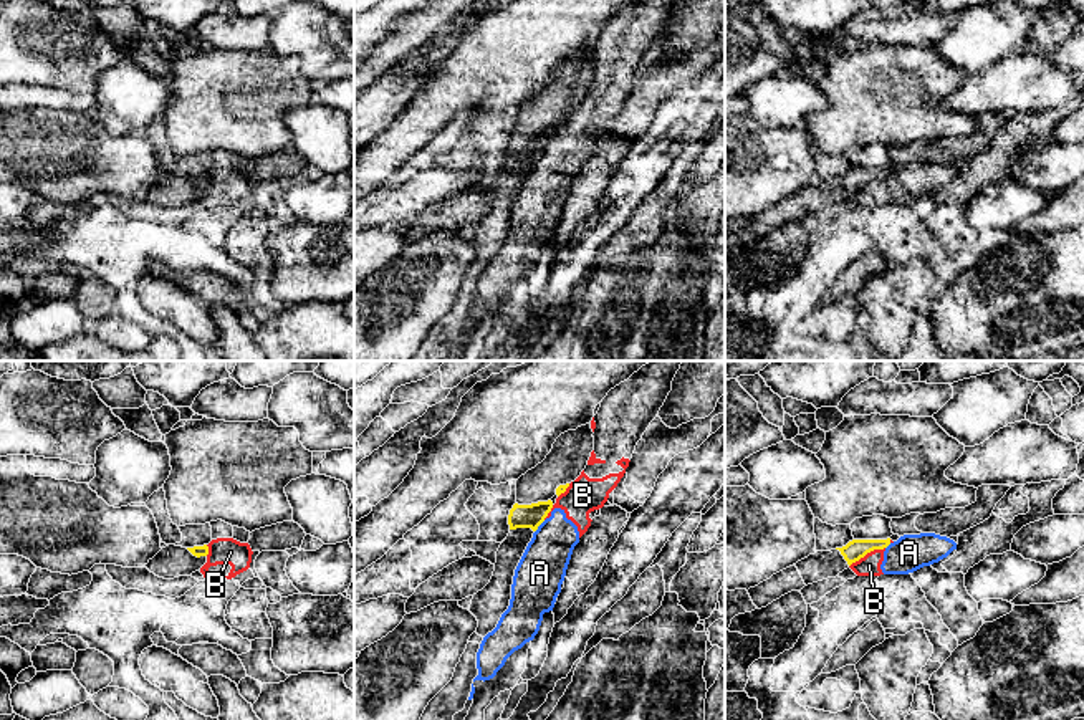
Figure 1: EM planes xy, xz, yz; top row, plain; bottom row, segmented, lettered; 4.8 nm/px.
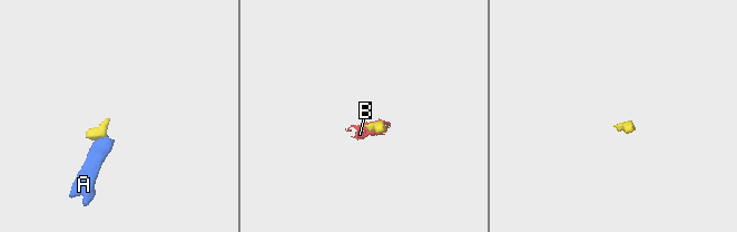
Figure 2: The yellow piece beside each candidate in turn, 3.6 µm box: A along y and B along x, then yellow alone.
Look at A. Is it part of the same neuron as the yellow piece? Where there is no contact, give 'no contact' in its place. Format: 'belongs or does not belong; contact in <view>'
does not belong; contact in xz

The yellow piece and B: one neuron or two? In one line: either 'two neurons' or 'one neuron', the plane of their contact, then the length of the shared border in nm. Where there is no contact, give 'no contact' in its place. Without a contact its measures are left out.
two neurons; contact in yz; length 200 nm

